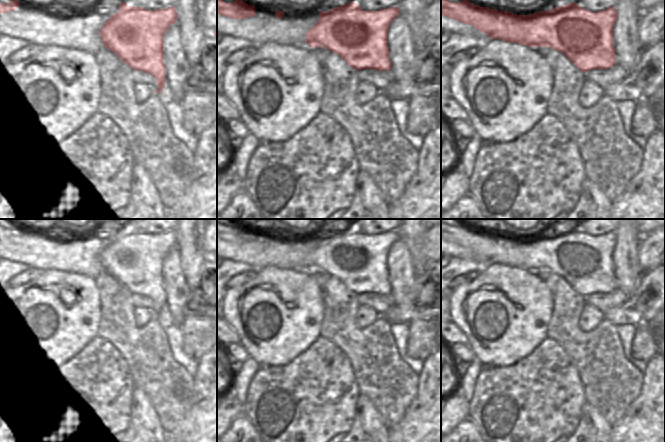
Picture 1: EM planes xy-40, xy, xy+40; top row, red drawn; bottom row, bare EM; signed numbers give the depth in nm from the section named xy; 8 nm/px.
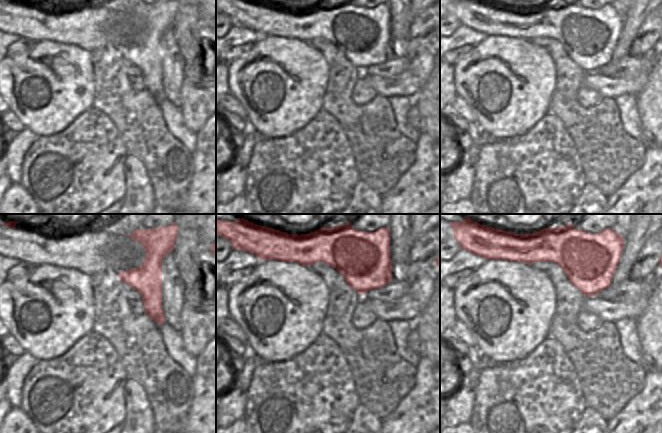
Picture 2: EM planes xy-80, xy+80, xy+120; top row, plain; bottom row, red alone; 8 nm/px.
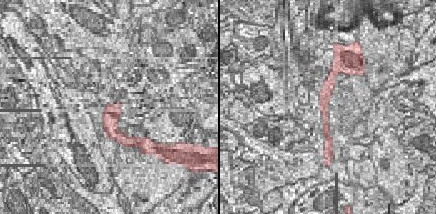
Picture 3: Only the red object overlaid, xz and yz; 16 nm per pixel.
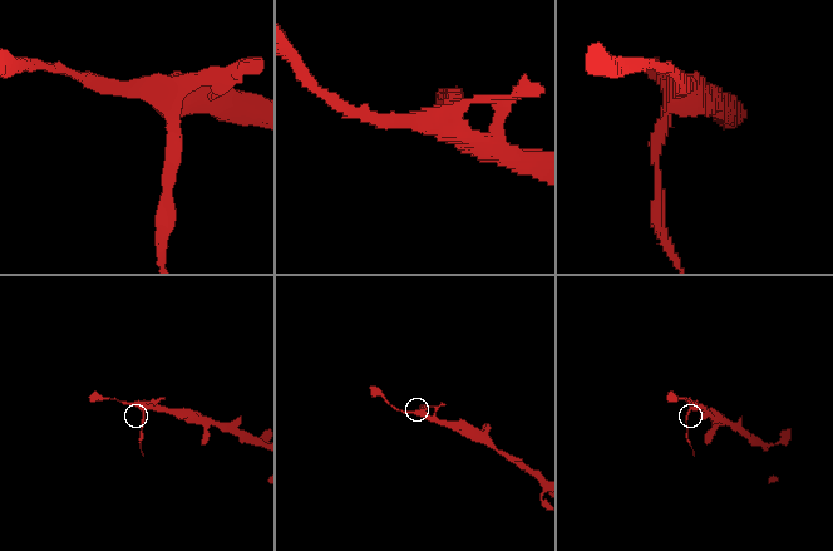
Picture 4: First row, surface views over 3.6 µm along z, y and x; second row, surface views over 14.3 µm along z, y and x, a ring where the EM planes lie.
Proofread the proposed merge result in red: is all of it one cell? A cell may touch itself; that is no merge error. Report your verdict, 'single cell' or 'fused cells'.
fused cells

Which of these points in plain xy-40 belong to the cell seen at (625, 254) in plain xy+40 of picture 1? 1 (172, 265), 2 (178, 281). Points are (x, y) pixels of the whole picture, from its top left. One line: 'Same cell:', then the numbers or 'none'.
Same cell: 1, 2

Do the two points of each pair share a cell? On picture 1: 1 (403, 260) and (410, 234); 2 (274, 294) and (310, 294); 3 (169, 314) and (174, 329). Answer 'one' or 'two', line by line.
1: two
2: one
3: two

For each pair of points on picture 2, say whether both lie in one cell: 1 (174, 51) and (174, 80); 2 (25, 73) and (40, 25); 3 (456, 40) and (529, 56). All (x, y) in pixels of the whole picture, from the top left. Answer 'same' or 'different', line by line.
1: same
2: different
3: different

